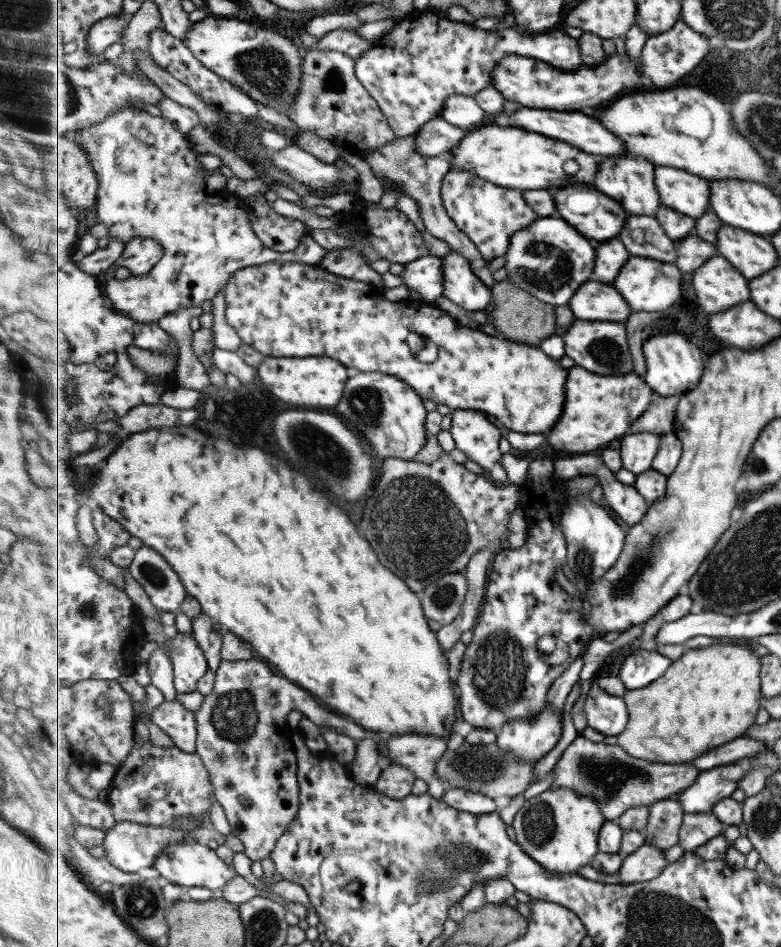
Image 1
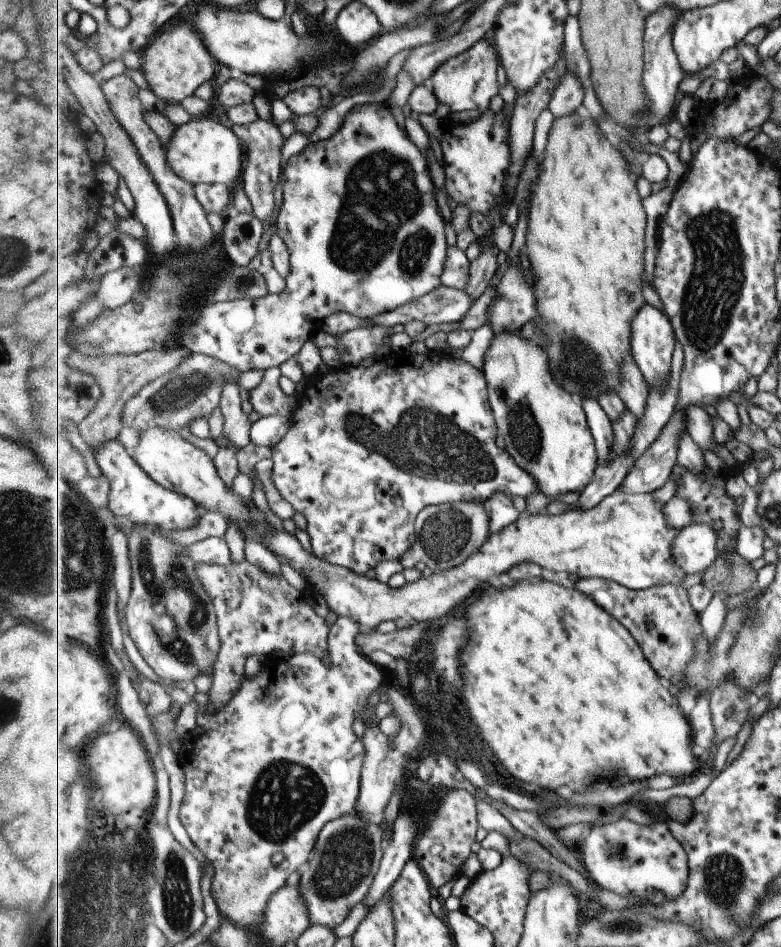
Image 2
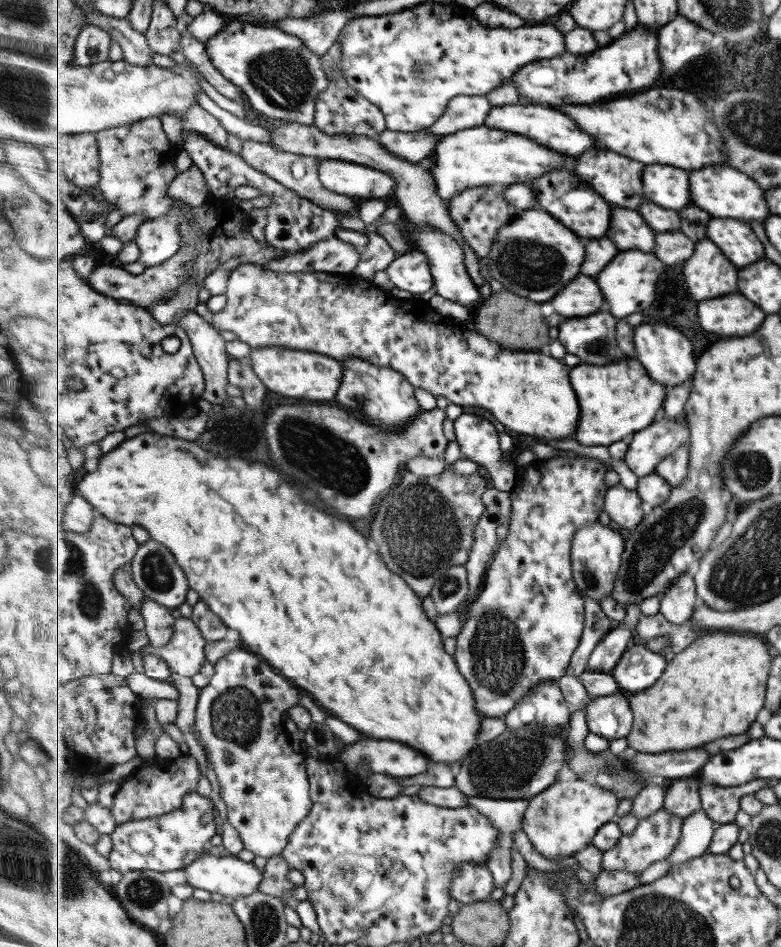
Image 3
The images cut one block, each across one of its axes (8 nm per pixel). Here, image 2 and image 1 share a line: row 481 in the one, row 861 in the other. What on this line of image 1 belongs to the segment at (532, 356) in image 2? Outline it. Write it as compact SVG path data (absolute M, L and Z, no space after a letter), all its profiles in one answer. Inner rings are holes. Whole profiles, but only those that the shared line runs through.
M549 788L542 793L525 800L523 806L514 816L513 828L516 833L516 842L529 856L534 857L543 868L555 874L575 874L587 866L591 865L595 855L600 851L599 836L607 821L603 808L599 808L599 802L593 800L591 796L579 796L579 792L571 788Z

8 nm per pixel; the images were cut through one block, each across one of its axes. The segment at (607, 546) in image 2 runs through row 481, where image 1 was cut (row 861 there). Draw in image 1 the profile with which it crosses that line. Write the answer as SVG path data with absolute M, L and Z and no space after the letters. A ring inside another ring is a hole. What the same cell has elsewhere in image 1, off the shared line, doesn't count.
M196 840L179 841L174 846L167 847L167 851L163 851L163 854L159 855L159 859L155 859L155 866L160 873L159 876L164 881L170 881L173 884L180 886L203 886L209 890L223 890L231 882L231 880L237 877L233 866L227 864L220 856L217 856L217 852L209 846L197 843Z

